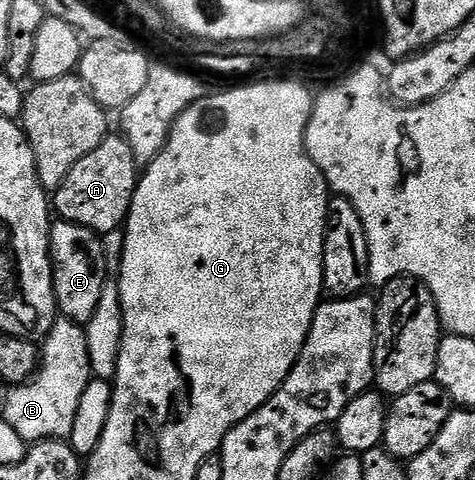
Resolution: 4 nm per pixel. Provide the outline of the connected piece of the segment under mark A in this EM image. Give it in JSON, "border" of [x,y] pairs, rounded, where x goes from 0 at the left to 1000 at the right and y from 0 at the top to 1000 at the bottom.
{"border":[[[234,277],[211,308],[194,308],[109,404],[109,438],[128,460],[168,467],[221,492],[263,465],[291,388],[295,340],[278,325],[278,308],[255,277]]]}

